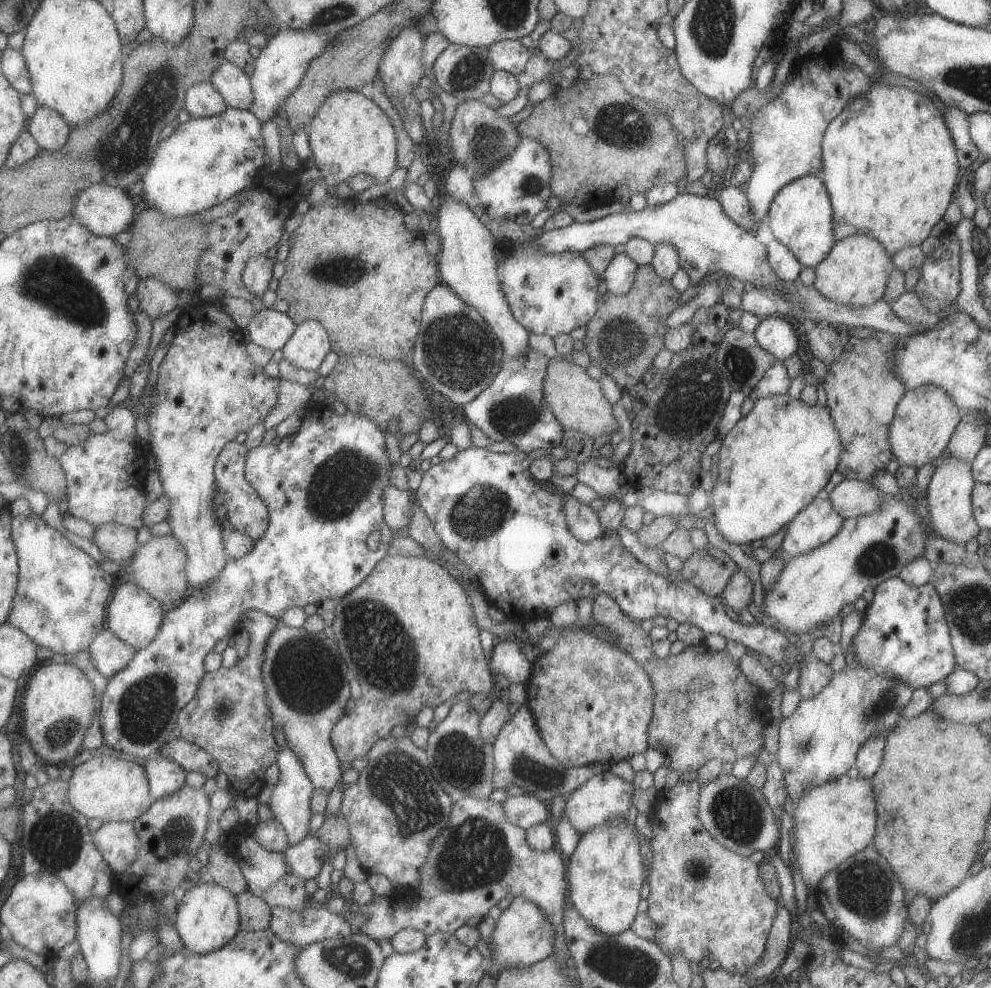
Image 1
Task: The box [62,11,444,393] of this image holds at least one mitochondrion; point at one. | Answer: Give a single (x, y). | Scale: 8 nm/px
(129, 144)

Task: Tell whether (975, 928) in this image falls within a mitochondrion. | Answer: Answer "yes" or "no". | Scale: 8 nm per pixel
yes

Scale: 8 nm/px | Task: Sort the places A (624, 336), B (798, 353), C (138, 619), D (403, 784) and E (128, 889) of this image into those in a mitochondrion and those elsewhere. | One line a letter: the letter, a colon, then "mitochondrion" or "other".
A: mitochondrion
B: other
C: other
D: mitochondrion
E: other

